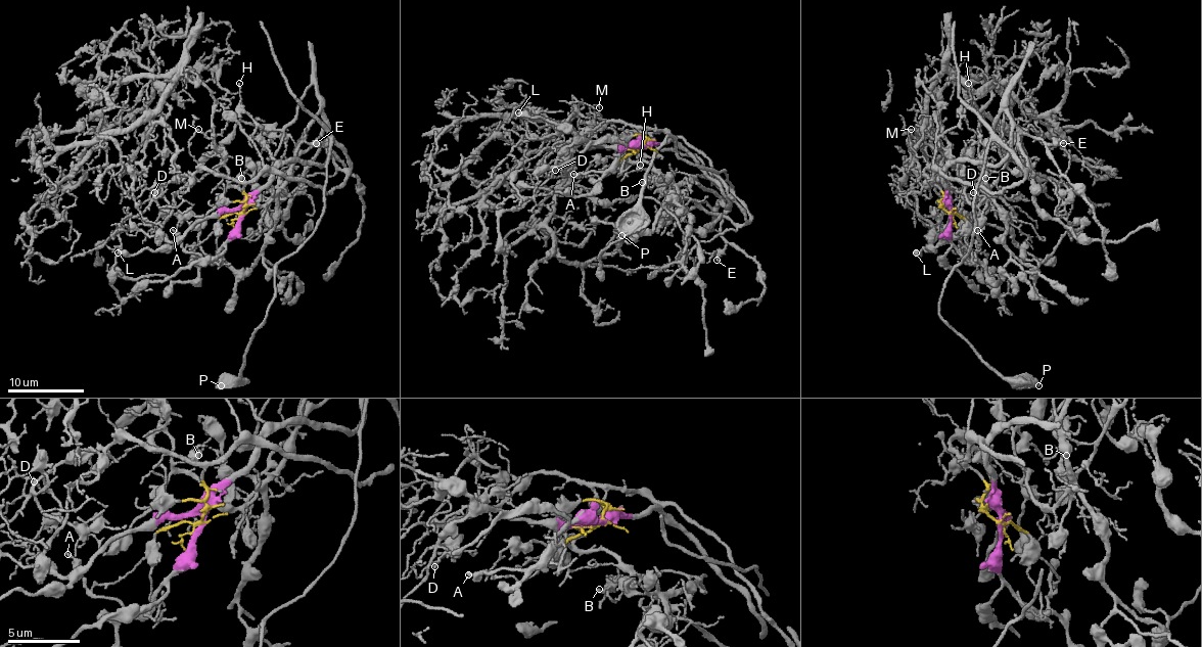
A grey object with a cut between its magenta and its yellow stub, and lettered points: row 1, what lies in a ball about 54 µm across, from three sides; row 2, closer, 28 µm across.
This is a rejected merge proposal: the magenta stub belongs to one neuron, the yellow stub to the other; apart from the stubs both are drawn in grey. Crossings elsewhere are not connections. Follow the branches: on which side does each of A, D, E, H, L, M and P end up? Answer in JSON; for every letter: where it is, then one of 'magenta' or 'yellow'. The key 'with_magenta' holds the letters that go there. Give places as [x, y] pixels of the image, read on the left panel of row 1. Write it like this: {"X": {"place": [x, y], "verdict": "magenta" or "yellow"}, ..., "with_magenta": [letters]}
{"A": {"place": [173, 230], "verdict": "magenta"}, "D": {"place": [154, 192], "verdict": "yellow"}, "E": {"place": [316, 143], "verdict": "magenta"}, "H": {"place": [239, 83], "verdict": "yellow"}, "L": {"place": [118, 252], "verdict": "magenta"}, "M": {"place": [198, 129], "verdict": "yellow"}, "P": {"place": [221, 385], "verdict": "yellow"}, "with_magenta": ["A", "E", "L"]}

